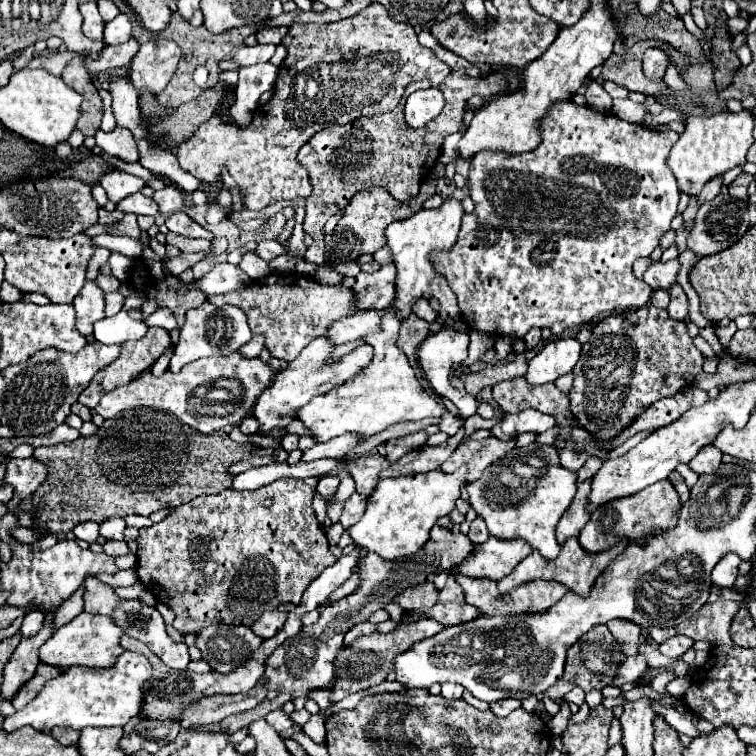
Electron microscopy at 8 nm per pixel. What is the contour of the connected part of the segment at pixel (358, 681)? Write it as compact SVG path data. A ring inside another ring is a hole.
M422 618L418 622L414 622L412 626L404 626L400 630L394 630L390 634L380 634L380 632L374 632L370 636L360 636L356 638L352 644L348 646L342 646L340 652L338 652L338 658L334 660L334 682L332 682L332 692L330 692L330 702L340 702L342 698L354 694L354 692L360 692L360 690L366 690L366 688L372 688L372 686L378 686L386 680L386 676L390 672L394 672L394 658L408 650L414 642L420 642L428 636L434 636L438 634L440 630L444 628L440 623L435 620L428 620L428 618Z

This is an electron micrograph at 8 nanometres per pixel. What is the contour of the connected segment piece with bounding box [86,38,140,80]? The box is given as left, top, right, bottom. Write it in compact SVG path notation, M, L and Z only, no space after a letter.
M130 38L130 40L124 42L124 44L106 46L106 48L100 52L100 56L96 56L96 58L88 58L88 60L86 60L86 70L88 70L90 80L92 80L96 74L100 74L100 72L106 72L106 70L124 66L122 60L132 60L134 54L136 54L136 48L140 48L138 42L136 42L134 38Z

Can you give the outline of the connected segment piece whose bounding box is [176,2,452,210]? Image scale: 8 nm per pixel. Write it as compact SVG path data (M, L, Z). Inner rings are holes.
M378 2L366 6L356 16L334 24L292 24L282 44L286 46L288 56L280 66L274 96L270 102L256 108L252 122L240 130L234 122L224 124L218 116L212 116L194 132L188 142L180 144L180 154L176 154L184 170L206 182L218 180L222 176L222 166L226 166L236 184L246 192L248 210L262 210L280 200L302 202L308 198L312 186L308 182L308 172L296 162L296 154L300 146L316 132L328 128L330 124L346 124L366 114L388 112L400 102L404 88L410 82L428 80L438 86L452 70L434 54L434 50L418 42L412 24L396 22Z

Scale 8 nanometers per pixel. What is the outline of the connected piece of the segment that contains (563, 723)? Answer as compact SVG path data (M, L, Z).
M563 701L559 713L553 716L552 720L547 724L552 735L561 735L569 725L569 718L571 716L568 702Z

